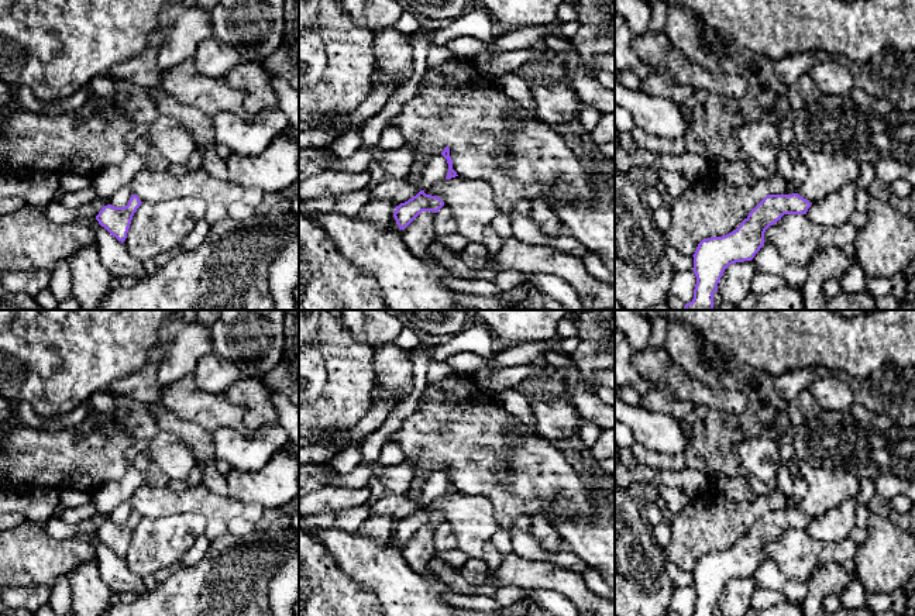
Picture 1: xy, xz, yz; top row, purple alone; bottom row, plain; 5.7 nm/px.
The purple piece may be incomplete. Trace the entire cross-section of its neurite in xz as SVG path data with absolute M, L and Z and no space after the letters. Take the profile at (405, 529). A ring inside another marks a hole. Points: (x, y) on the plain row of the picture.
M420 506L416 512L396 522L393 533L400 546L405 546L422 527L437 529L444 522L444 517Z

